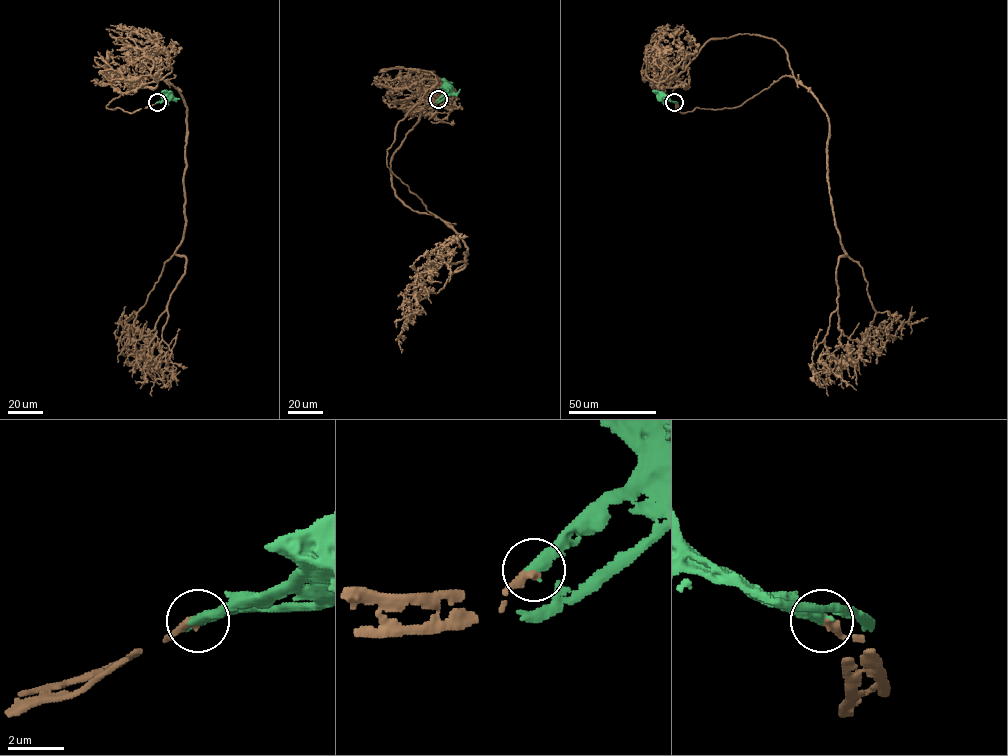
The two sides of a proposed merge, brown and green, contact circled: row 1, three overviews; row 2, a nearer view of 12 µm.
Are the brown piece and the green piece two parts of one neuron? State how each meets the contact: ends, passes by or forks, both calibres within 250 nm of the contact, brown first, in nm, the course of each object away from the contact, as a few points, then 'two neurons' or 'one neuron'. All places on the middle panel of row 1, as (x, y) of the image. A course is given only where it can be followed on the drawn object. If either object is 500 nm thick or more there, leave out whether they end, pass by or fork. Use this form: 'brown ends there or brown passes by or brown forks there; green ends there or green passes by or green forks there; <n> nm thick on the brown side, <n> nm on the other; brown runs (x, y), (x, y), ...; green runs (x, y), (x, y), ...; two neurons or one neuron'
brown ends there; green passes by; 320 nm thick on the brown side, 300 nm on the other; brown runs (438, 99), (398, 122), (386, 161), (461, 238), (455, 271), (466, 264), (442, 253), (454, 237), (432, 253); green runs (438, 99), (446, 87); one neuron

